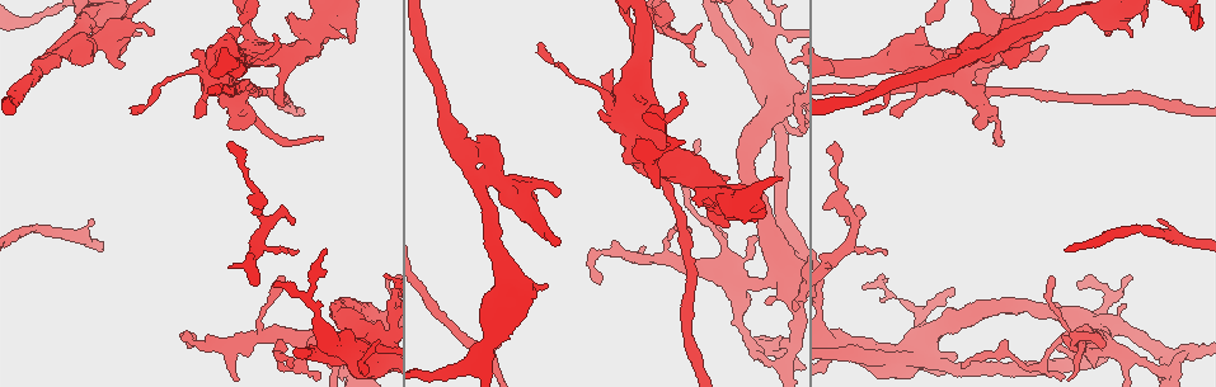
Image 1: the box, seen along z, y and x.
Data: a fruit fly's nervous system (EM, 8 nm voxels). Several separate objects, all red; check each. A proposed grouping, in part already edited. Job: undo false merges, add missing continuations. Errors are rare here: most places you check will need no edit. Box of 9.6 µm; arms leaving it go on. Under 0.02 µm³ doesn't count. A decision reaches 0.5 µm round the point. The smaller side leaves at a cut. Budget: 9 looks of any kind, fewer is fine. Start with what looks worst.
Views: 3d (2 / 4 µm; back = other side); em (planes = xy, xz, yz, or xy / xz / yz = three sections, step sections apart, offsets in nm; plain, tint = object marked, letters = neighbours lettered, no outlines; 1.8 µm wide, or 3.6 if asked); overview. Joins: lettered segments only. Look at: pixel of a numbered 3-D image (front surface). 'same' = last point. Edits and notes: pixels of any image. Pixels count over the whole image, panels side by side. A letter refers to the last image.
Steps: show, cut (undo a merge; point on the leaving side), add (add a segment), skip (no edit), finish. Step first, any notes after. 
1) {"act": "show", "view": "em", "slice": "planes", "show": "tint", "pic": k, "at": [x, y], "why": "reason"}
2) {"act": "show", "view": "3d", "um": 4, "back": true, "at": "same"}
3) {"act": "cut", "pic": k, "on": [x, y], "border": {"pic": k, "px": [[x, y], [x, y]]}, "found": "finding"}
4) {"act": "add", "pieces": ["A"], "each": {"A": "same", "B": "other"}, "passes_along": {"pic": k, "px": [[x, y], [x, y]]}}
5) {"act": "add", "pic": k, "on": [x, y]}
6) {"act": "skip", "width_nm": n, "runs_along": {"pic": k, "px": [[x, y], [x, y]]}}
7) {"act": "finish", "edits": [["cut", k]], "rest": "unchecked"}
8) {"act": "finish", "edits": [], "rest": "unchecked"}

{"act": "show", "view": "em", "slice": "planes", "show": "tint", "pic": 1, "at": [69, 36], "why": "abrupt turn"}

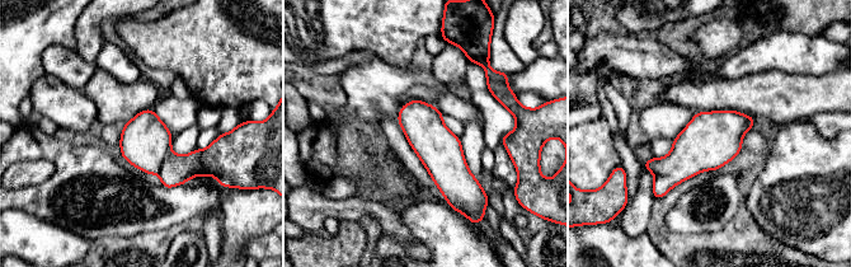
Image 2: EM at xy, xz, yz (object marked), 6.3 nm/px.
{"act": "show", "view": "em", "slice": "planes", "show": "letters", "at": "same", "why": "see the neighbours"}

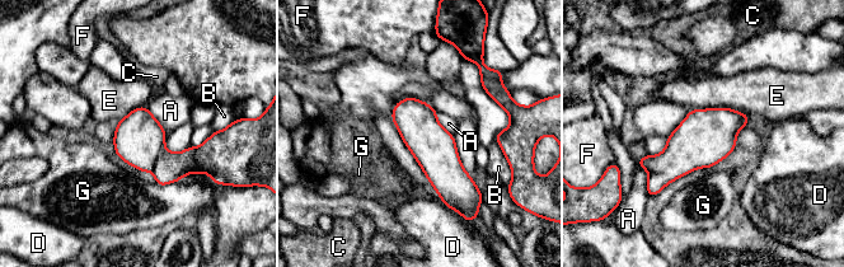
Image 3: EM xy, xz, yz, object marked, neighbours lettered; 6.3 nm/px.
{"act": "cut", "pic": 3, "on": [139, 140], "longest_contact_nm": ["E", 400], "each": {"A": "other", "B": "other", "C": "other", "D": "other", "E": "other", "F": "other", "G": "other"}, "part_leaving": {"pic": 3, "px": [[401, 104], [435, 149], [459, 197]]}, "found": "two cells meet here"}

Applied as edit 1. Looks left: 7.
{"act": "show", "view": "overview"}

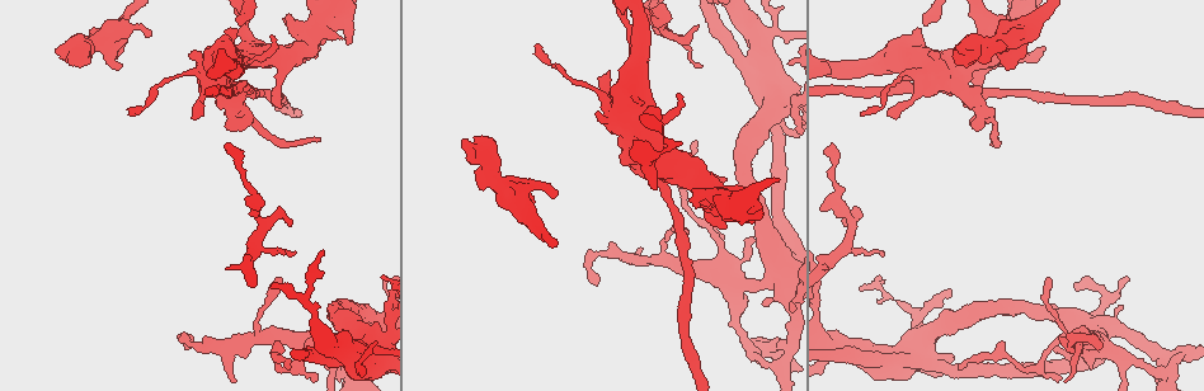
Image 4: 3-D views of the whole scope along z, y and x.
{"act": "show", "view": "em", "slice": "planes", "show": "letters", "pic": 4, "at": [743, 187]}

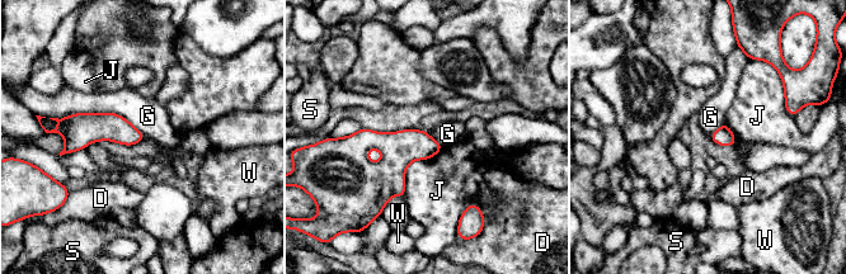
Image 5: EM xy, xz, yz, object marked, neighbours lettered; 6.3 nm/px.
{"act": "skip", "each": {"D": "other", "G": "other", "J": "other", "S": "other", "W": "other"}, "border": {"pic": 5, "px": [[56, 117], [117, 113], [147, 138]]}, "found": "no lettered segment goes on from it"}

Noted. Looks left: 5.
{"act": "finish", "edits": [["cut", 3]], "rest": "unchecked"}

